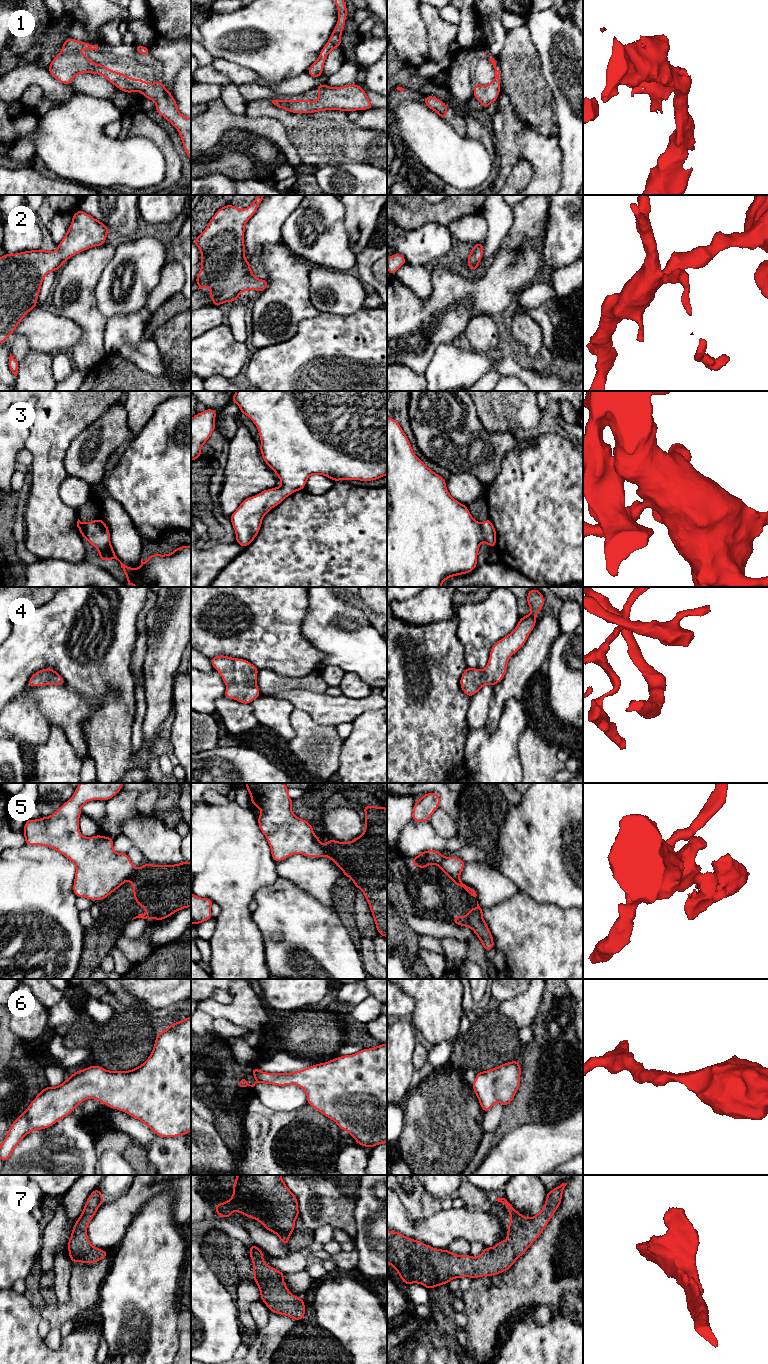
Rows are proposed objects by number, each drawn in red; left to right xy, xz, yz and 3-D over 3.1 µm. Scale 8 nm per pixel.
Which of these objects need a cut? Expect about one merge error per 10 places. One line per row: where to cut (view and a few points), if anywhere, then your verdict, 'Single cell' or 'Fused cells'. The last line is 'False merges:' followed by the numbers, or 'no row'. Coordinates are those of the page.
1: No split. Single cell
2: No split. Single cell
3: No split. Single cell
4: No split. Single cell
5: Split along xy (137, 869), (127, 879). Fused cells
6: No split. Single cell
7: No split. Single cell
False merges: 5

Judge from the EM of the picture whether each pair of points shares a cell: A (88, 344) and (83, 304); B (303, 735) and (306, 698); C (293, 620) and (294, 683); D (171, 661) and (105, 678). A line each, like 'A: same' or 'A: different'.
A: same
B: different
C: different
D: different

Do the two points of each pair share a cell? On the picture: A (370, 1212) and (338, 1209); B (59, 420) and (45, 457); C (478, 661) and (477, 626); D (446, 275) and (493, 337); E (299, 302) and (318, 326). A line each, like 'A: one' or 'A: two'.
A: two
B: one
C: one
D: two
E: two

